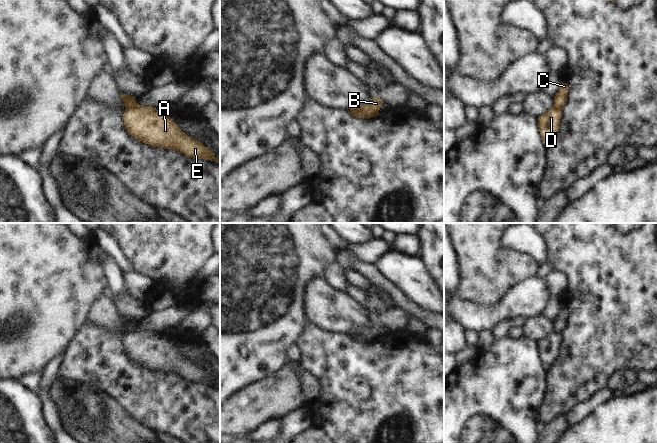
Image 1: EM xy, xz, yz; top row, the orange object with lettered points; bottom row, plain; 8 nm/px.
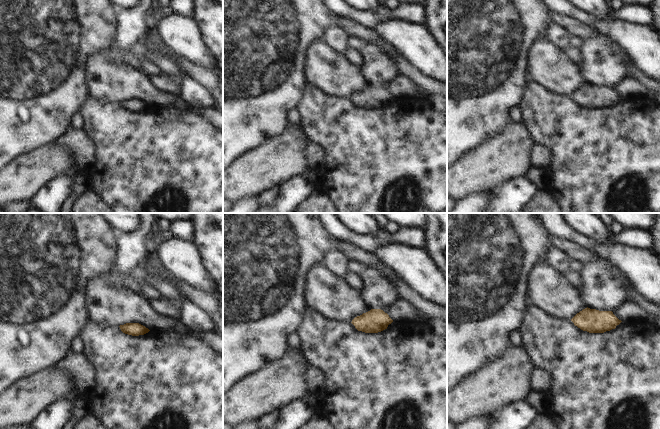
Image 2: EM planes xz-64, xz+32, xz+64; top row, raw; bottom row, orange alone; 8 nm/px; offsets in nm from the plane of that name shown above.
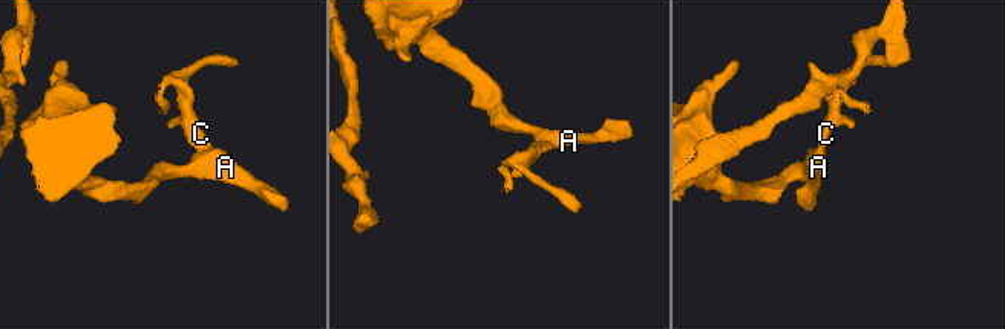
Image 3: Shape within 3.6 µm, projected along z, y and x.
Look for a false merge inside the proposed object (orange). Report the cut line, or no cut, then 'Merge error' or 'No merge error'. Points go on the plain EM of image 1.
Split along xz (352, 332), (360, 334), (366, 341). Merge error.

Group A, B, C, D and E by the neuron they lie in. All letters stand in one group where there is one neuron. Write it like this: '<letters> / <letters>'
A B D E / C

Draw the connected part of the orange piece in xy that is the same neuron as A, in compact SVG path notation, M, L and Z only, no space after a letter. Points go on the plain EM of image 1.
M151 330L129 332L123 338L123 345L132 361L152 371L173 373L193 383L220 387L211 373L182 356L162 333Z

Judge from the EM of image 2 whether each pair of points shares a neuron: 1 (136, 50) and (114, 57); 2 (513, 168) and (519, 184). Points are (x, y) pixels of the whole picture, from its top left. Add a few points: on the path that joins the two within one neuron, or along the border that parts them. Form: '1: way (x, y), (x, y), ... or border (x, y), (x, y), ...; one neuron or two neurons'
1: border (143, 36), (129, 52); two neurons
2: border (523, 175), (504, 181), (496, 188); two neurons

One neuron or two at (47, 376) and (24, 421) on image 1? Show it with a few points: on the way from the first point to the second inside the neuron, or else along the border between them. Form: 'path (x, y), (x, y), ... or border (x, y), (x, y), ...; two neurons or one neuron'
border (36, 392), (40, 405), (40, 414), (43, 418); two neurons

